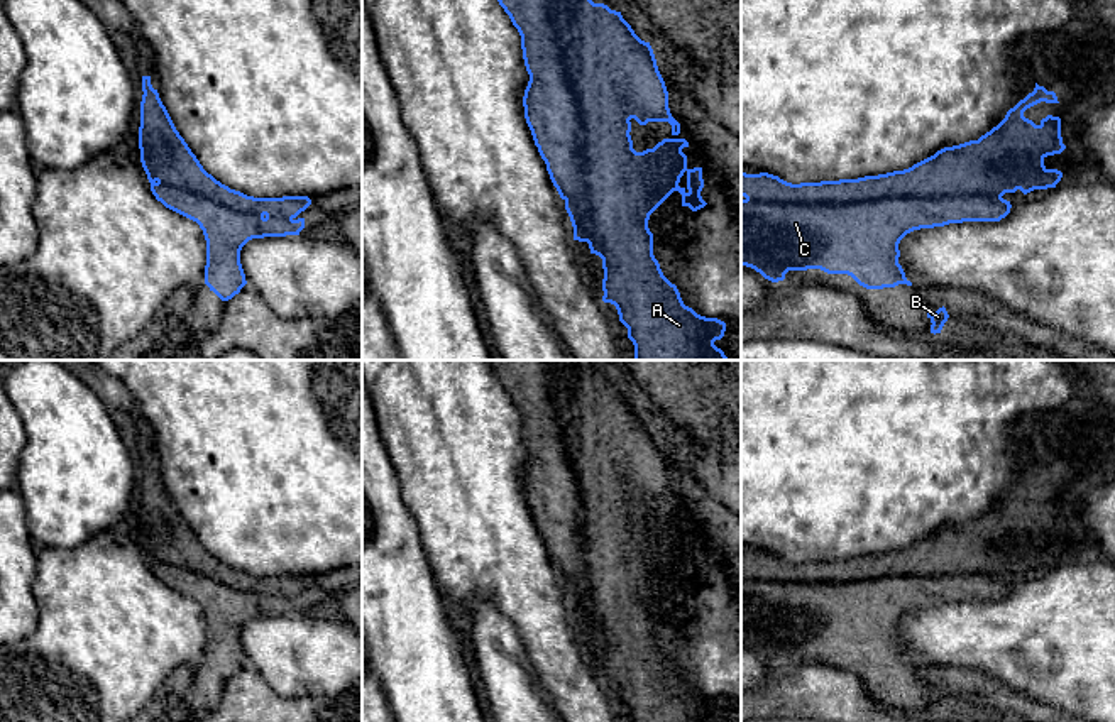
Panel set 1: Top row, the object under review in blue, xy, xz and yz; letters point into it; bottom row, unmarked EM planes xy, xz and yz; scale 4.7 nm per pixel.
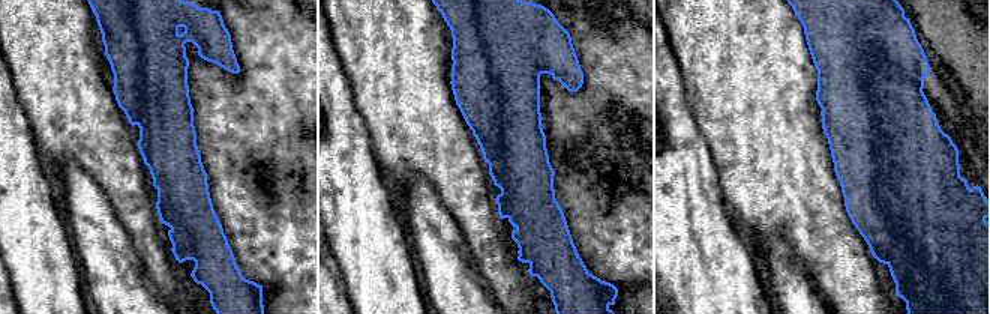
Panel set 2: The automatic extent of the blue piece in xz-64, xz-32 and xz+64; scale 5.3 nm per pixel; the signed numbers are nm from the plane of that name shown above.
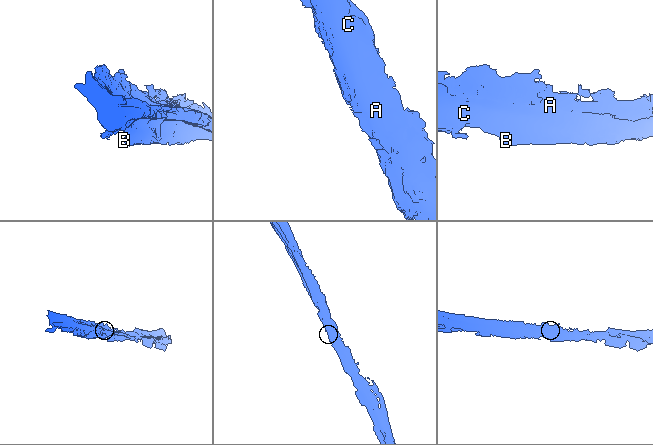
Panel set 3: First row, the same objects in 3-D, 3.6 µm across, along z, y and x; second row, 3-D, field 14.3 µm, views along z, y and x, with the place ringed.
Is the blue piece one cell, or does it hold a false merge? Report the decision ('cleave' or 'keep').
cleave

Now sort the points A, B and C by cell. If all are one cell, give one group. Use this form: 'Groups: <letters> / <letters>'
Groups: A / B C

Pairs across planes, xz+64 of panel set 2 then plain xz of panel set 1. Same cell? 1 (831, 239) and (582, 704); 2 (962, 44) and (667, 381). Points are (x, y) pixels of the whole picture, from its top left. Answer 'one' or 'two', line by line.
1: one
2: one

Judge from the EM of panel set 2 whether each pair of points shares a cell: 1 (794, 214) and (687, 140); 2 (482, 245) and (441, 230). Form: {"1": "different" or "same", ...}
{"1": "different", "2": "different"}

